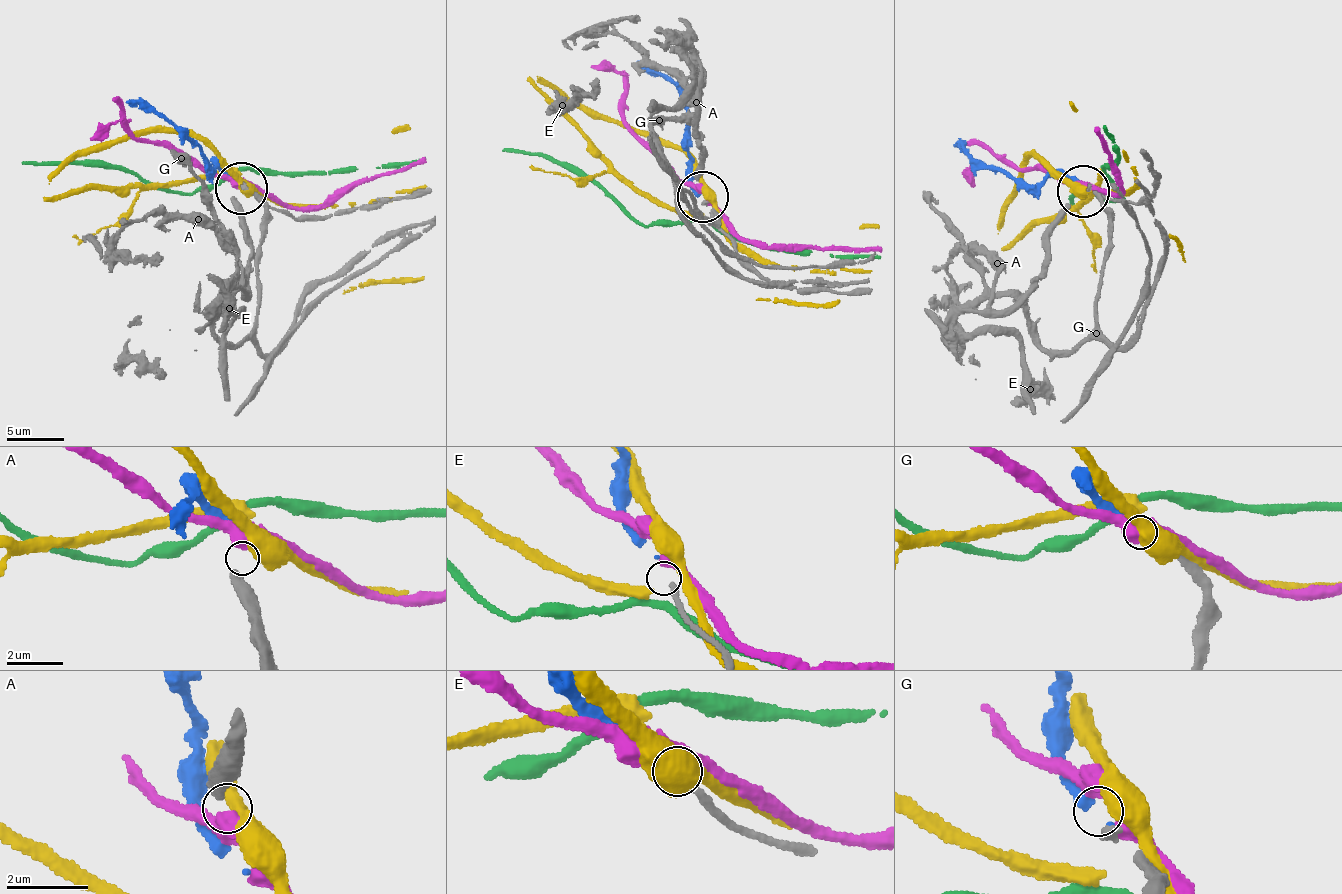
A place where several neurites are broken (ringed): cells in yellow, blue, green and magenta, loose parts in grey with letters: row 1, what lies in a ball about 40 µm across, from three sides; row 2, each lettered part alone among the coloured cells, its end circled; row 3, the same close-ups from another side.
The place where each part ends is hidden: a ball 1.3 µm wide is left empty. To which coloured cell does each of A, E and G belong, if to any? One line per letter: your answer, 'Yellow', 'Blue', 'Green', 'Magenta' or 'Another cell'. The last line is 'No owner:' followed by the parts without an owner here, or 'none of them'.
A: Magenta
E: Another cell
G: Blue
No owner: E

